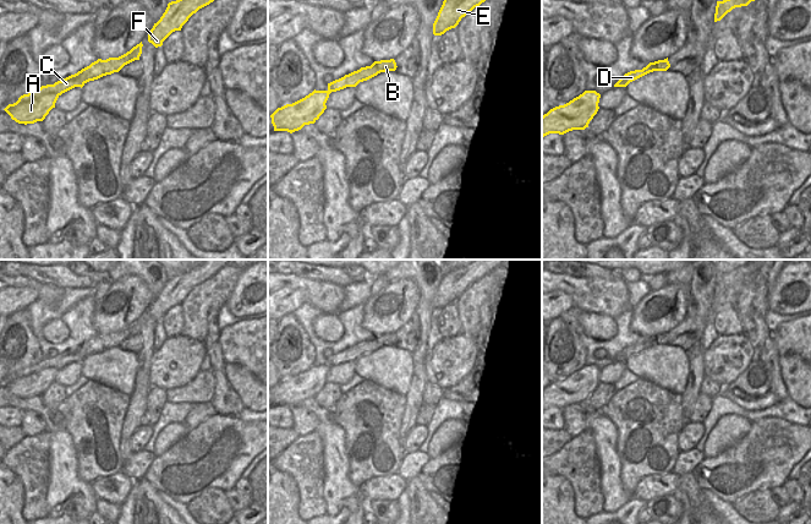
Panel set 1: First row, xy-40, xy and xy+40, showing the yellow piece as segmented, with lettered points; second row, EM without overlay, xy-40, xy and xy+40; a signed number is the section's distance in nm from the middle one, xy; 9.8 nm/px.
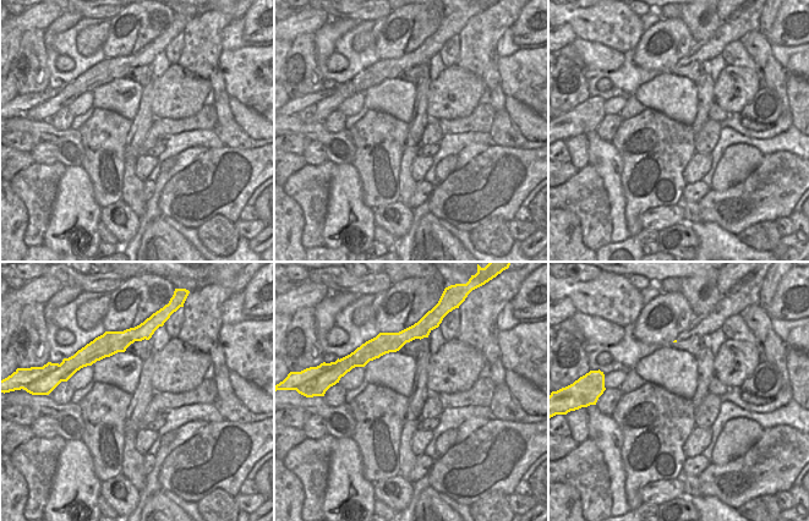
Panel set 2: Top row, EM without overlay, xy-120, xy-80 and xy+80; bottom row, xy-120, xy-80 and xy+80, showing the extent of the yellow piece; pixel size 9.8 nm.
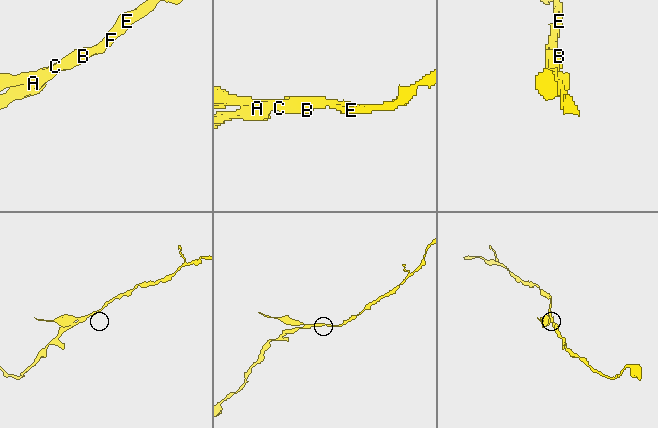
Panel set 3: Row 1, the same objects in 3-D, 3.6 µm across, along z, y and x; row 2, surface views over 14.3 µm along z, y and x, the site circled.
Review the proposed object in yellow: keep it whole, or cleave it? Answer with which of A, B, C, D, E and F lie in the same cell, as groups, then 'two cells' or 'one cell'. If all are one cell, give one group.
groups A B E F / C D; two cells

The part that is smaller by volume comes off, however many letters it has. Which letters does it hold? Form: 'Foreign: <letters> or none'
Foreign: C, D

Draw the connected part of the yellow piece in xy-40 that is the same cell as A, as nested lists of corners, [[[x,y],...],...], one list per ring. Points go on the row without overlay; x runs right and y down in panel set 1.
[[[45,369],[29,376],[6,381],[4,384],[18,398],[34,398],[43,395],[49,386],[55,382],[59,369]]]

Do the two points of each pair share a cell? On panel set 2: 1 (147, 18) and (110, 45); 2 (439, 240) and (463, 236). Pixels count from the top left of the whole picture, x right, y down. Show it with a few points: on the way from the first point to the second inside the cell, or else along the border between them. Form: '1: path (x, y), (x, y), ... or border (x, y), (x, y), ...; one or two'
1: path (138, 25), (119, 43); one
2: border (437, 220), (466, 248); two

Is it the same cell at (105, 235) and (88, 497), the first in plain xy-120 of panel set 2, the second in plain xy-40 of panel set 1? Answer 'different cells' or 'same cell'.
different cells

